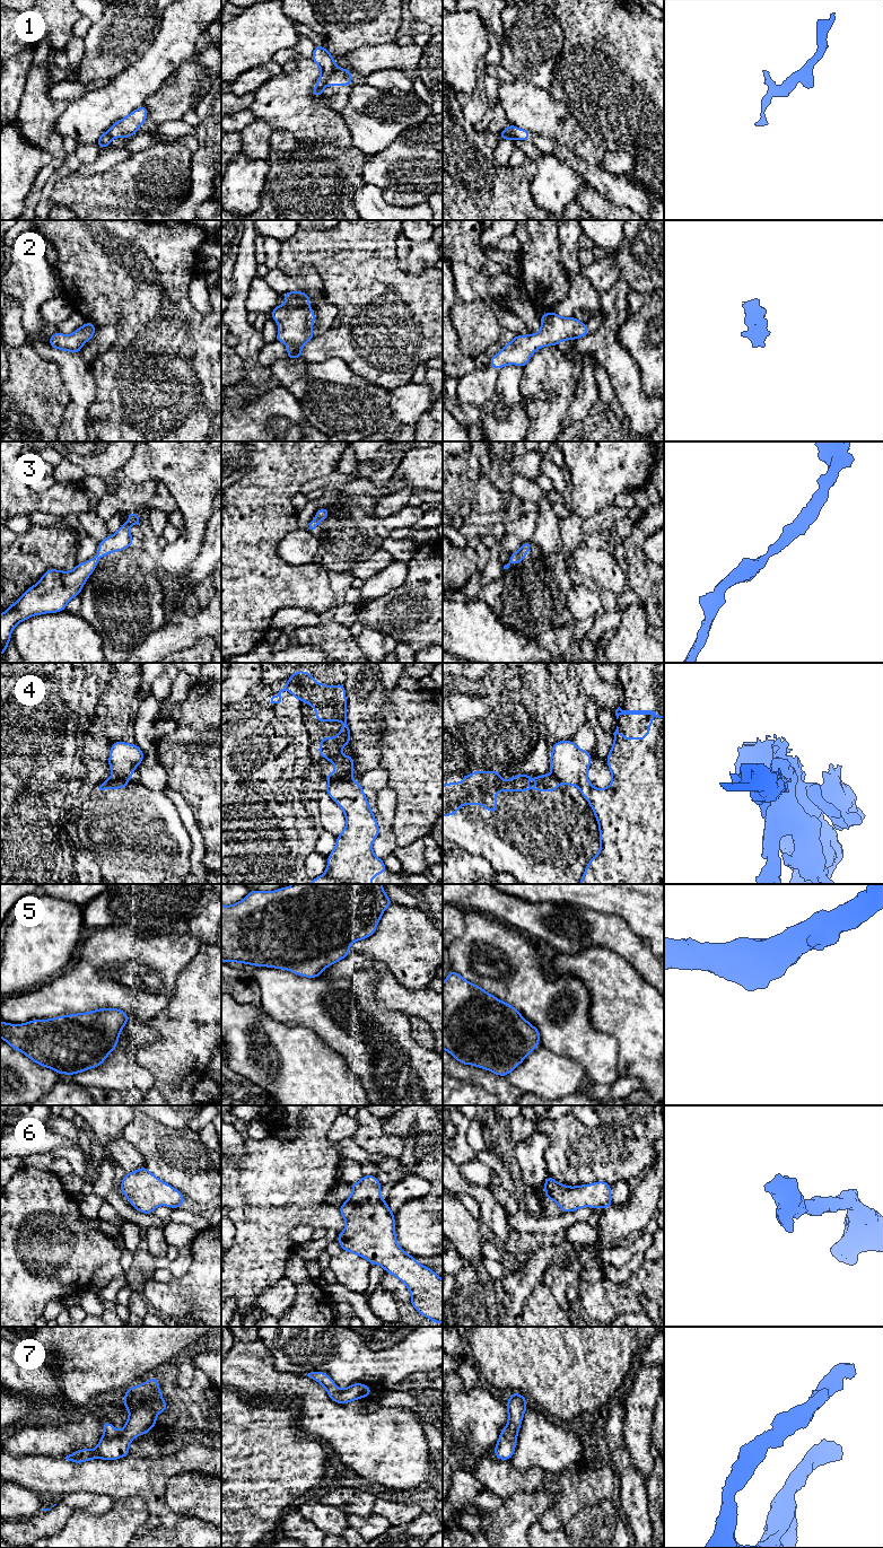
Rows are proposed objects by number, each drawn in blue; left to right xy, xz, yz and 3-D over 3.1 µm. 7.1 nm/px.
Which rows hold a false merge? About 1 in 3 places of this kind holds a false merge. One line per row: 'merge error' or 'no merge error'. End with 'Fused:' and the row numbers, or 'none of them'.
1: merge error
2: no merge error
3: no merge error
4: merge error
5: no merge error
6: no merge error
7: no merge error
Fused: 1, 4

